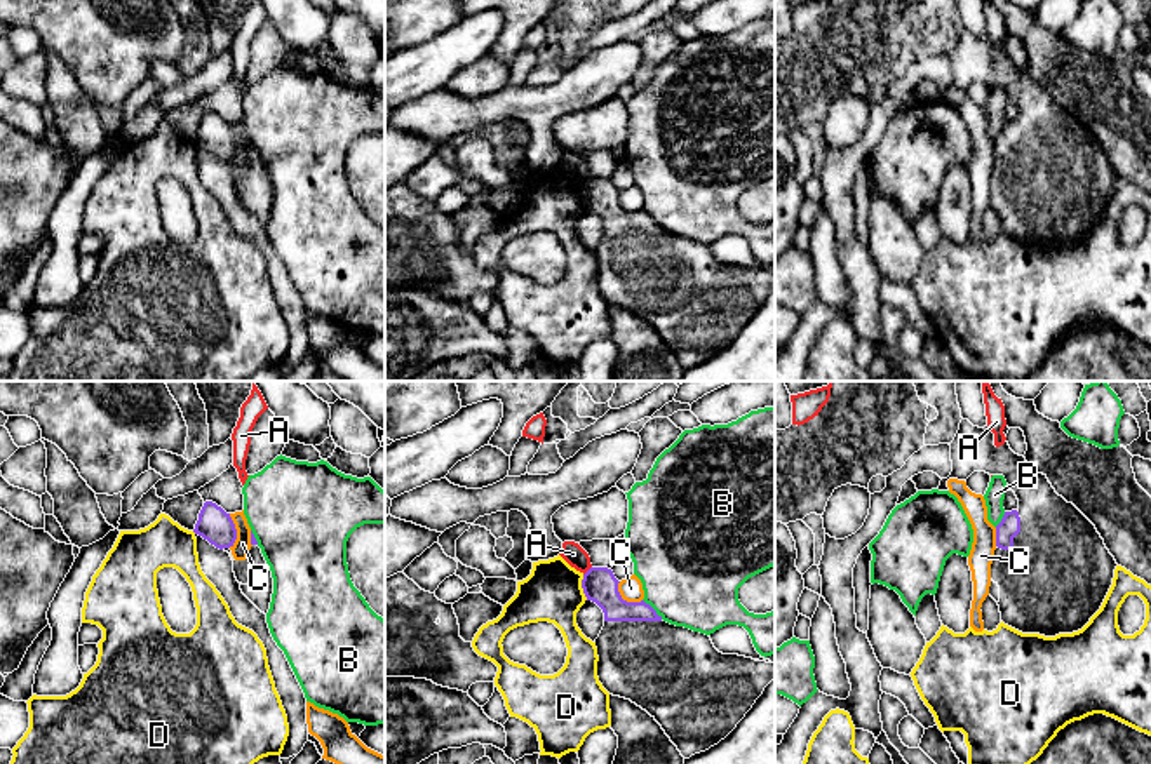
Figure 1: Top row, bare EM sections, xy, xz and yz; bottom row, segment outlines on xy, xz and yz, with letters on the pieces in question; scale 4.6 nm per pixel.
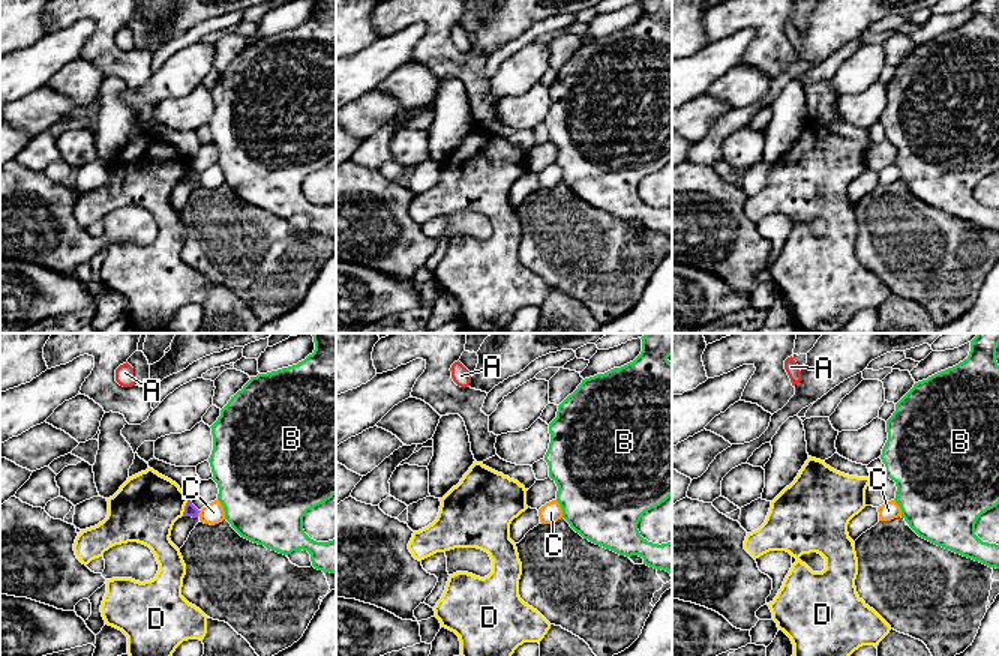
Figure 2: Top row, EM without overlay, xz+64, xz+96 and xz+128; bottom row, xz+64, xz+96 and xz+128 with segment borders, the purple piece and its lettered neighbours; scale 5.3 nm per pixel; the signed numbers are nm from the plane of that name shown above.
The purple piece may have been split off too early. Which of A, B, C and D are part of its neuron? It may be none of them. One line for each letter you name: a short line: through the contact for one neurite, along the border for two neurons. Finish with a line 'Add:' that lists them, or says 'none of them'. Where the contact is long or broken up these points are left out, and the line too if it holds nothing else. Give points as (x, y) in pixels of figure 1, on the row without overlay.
Add: none of them

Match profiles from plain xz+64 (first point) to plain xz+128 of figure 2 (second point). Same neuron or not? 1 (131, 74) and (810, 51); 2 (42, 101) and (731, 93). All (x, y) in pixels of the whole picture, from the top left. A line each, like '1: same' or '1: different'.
1: different
2: different

